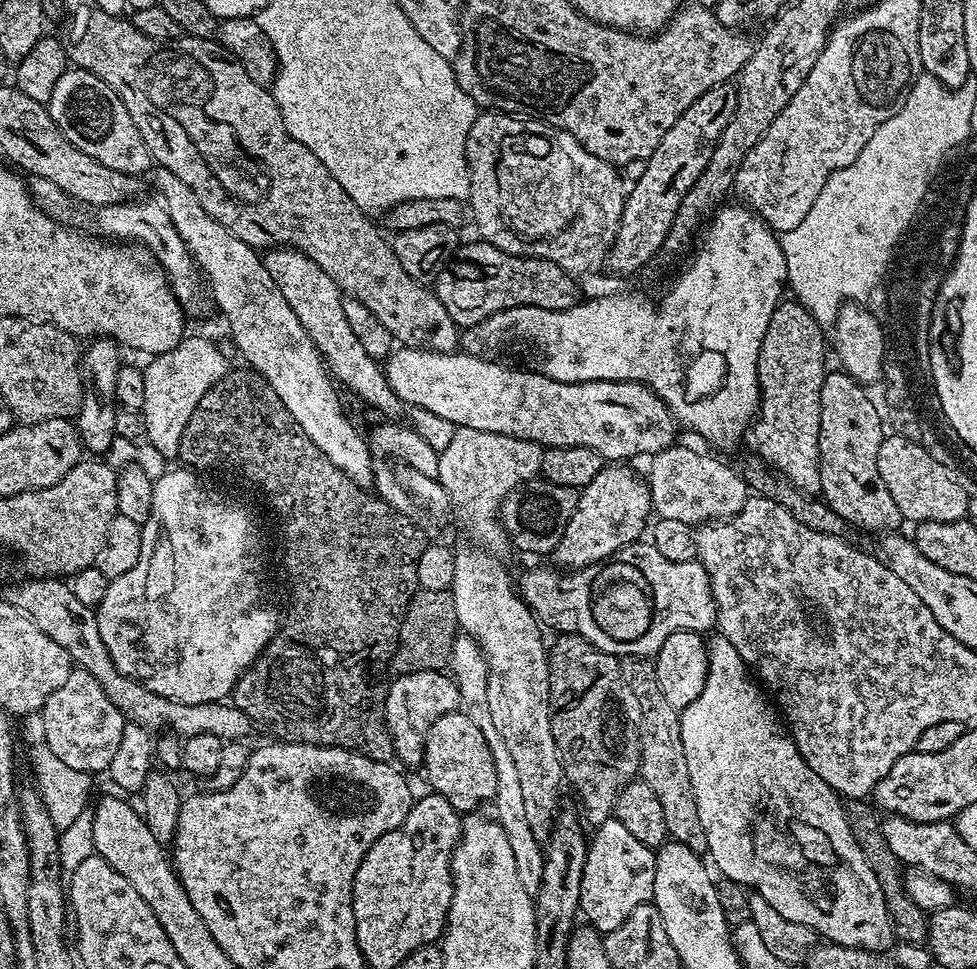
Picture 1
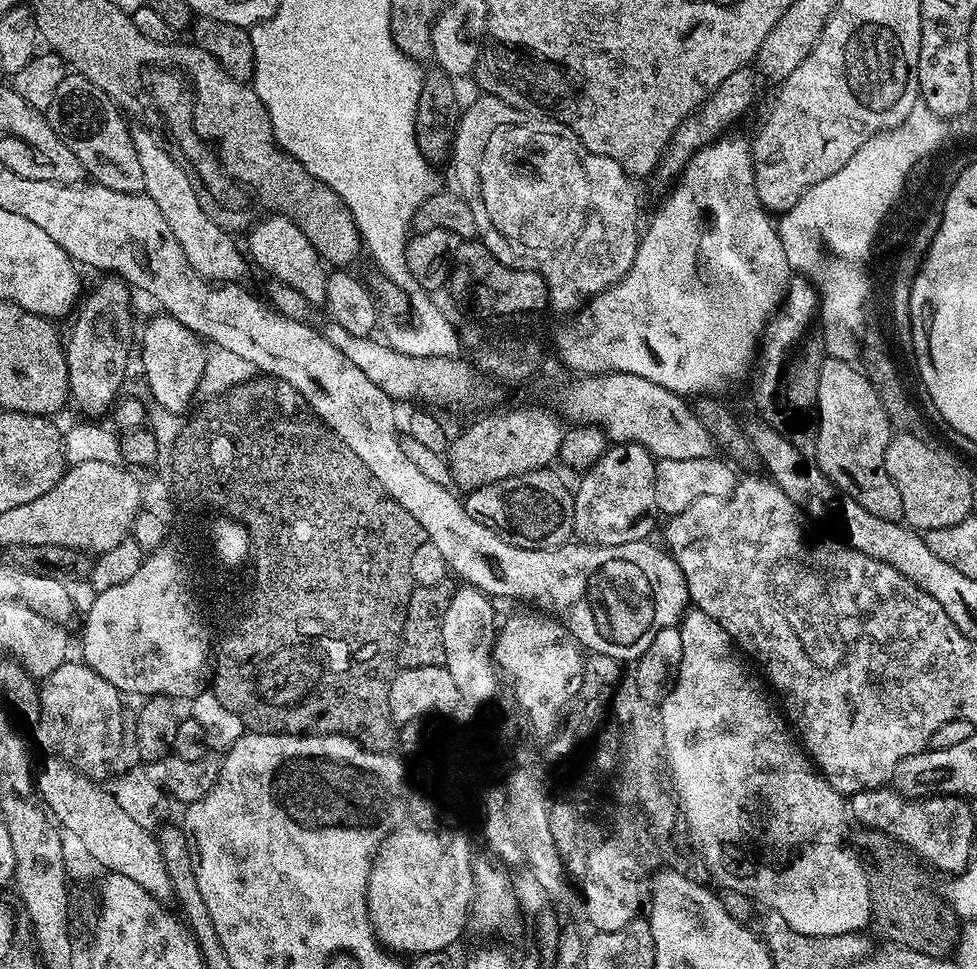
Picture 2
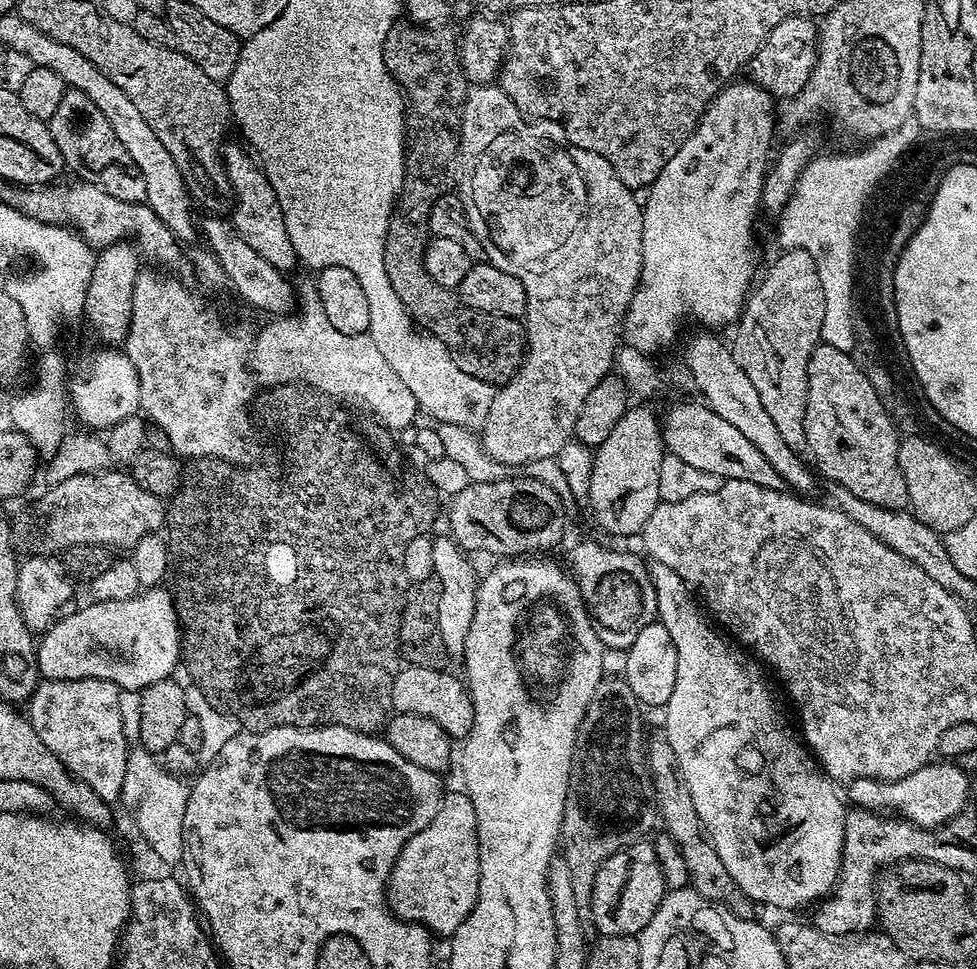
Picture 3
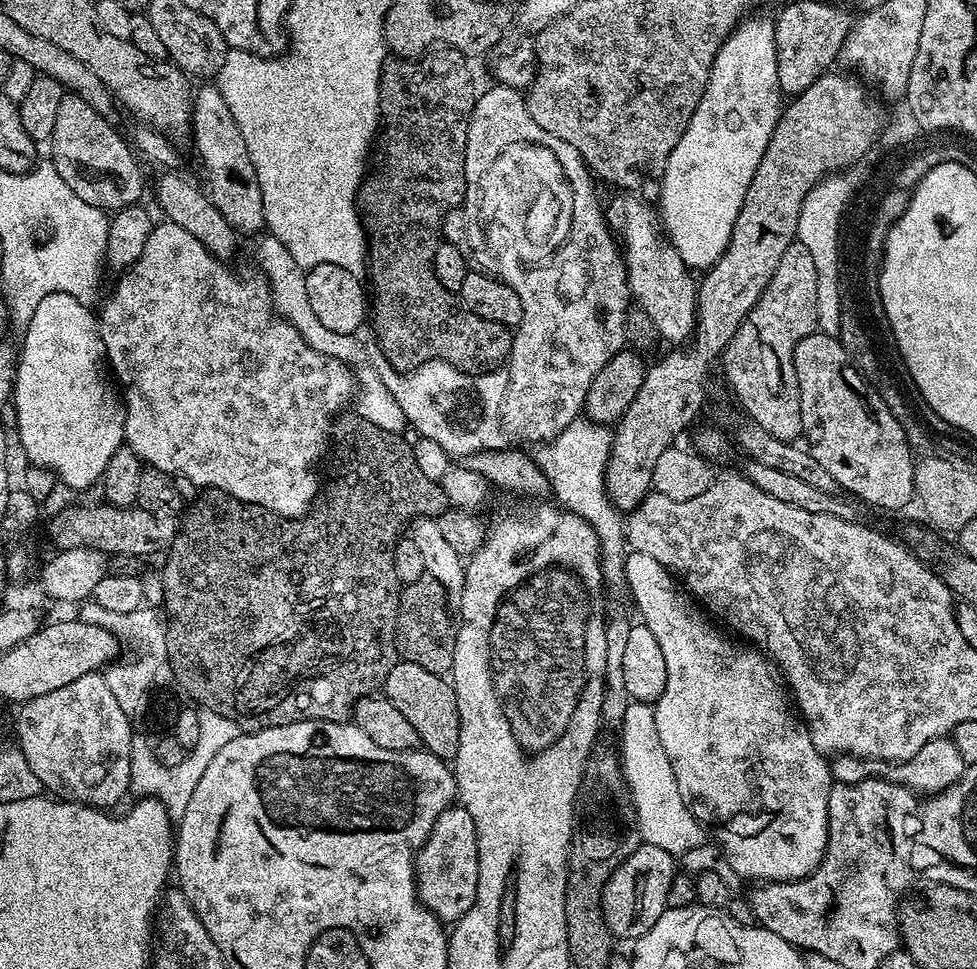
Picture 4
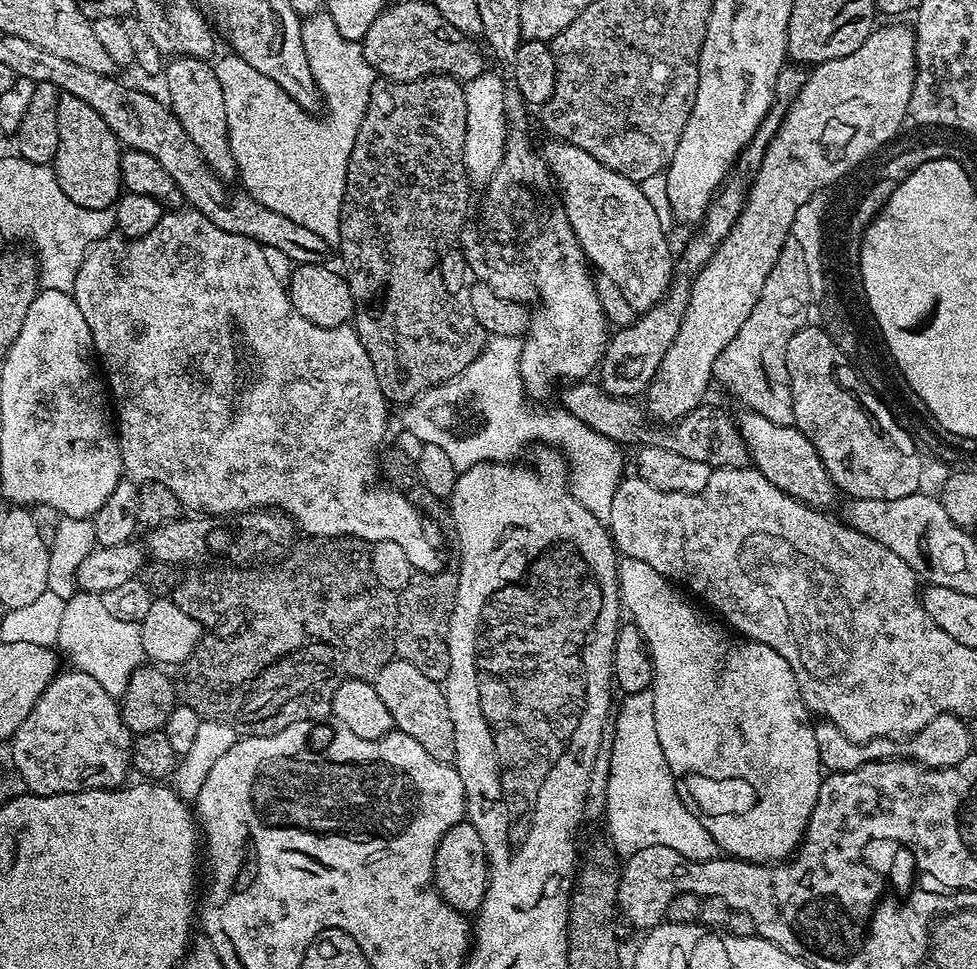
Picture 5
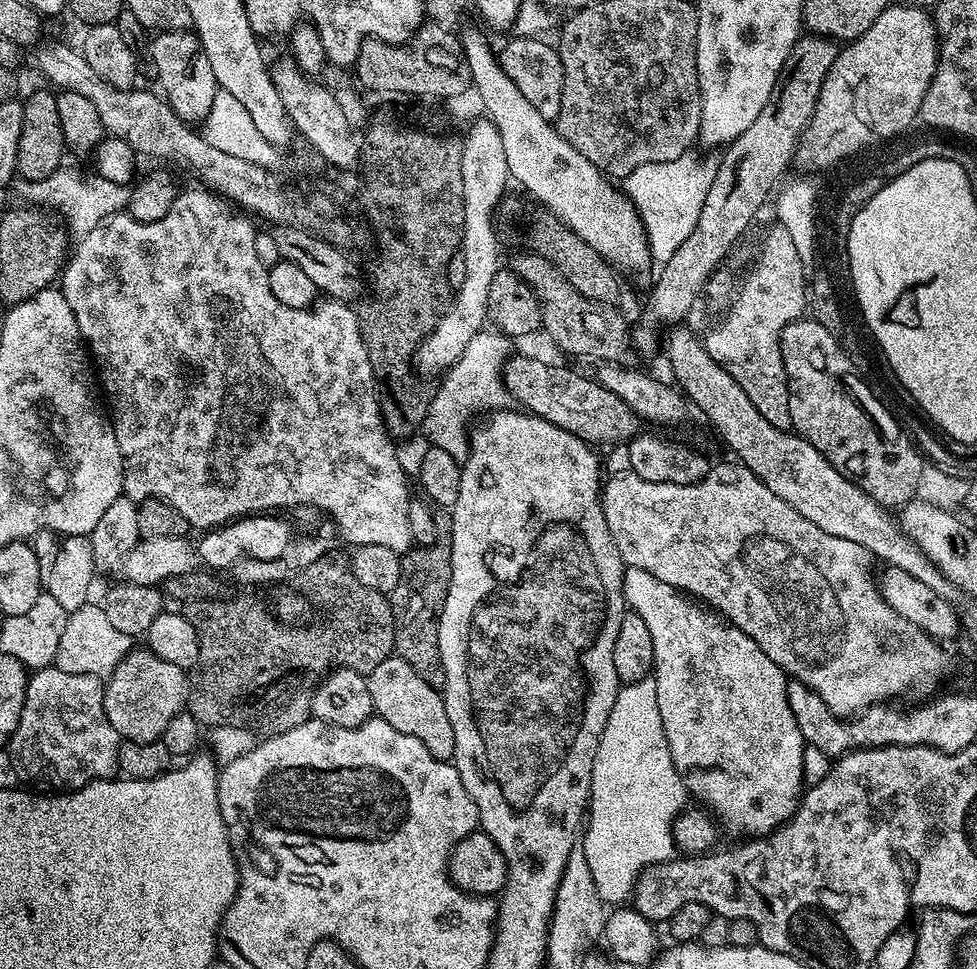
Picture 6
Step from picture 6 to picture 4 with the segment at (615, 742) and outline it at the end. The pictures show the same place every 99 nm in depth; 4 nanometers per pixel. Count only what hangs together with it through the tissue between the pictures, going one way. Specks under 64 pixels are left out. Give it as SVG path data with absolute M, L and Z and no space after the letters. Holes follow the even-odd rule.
M628 702L624 708L624 721L620 724L618 743L620 764L624 767L627 795L632 795L632 808L636 811L634 823L639 835L647 843L666 850L672 856L683 857L683 852L692 852L704 844L705 825L696 819L687 802L678 794L678 782L662 750L662 738L658 738L656 710L652 704Z

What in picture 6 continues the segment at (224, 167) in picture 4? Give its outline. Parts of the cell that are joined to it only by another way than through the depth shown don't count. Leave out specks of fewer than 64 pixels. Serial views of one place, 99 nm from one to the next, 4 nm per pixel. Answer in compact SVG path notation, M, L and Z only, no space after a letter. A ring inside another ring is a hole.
M195 31L157 32L151 37L150 48L151 44L150 55L156 63L159 91L166 97L168 105L185 122L202 122L210 114L210 106L214 106L218 85L214 69L210 67L210 58L206 58Z

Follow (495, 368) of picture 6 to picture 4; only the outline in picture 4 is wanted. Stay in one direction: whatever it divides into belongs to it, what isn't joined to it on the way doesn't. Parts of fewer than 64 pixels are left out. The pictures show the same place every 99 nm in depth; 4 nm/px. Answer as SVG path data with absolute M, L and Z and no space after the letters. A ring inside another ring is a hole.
M431 360L420 367L403 372L393 372L388 370L388 373L383 373L380 379L385 384L387 390L393 394L394 398L396 398L396 402L398 402L400 408L402 408L402 412L404 412L407 423L411 426L411 429L413 430L414 428L419 437L431 438L434 442L438 442L438 444L446 450L449 456L453 458L459 458L459 456L470 456L472 454L475 454L476 456L483 453L489 453L492 450L503 449L507 445L508 438L501 422L501 404L505 400L506 386L509 384L508 374L505 369L499 368L485 370L481 373L466 373L454 367L452 364L446 363L444 360ZM577 418L570 426L562 430L562 434L555 439L542 444L534 454L539 468L545 474L551 488L551 495L555 501L581 517L591 529L599 542L600 565L604 584L604 629L606 630L606 664L605 675L610 678L618 678L622 670L622 657L627 643L627 636L636 623L637 611L633 594L630 592L630 584L626 580L625 558L628 553L626 541L626 528L624 518L609 500L608 492L605 490L605 468L609 462L609 454L612 449L612 432L607 425L596 424L586 418Z

